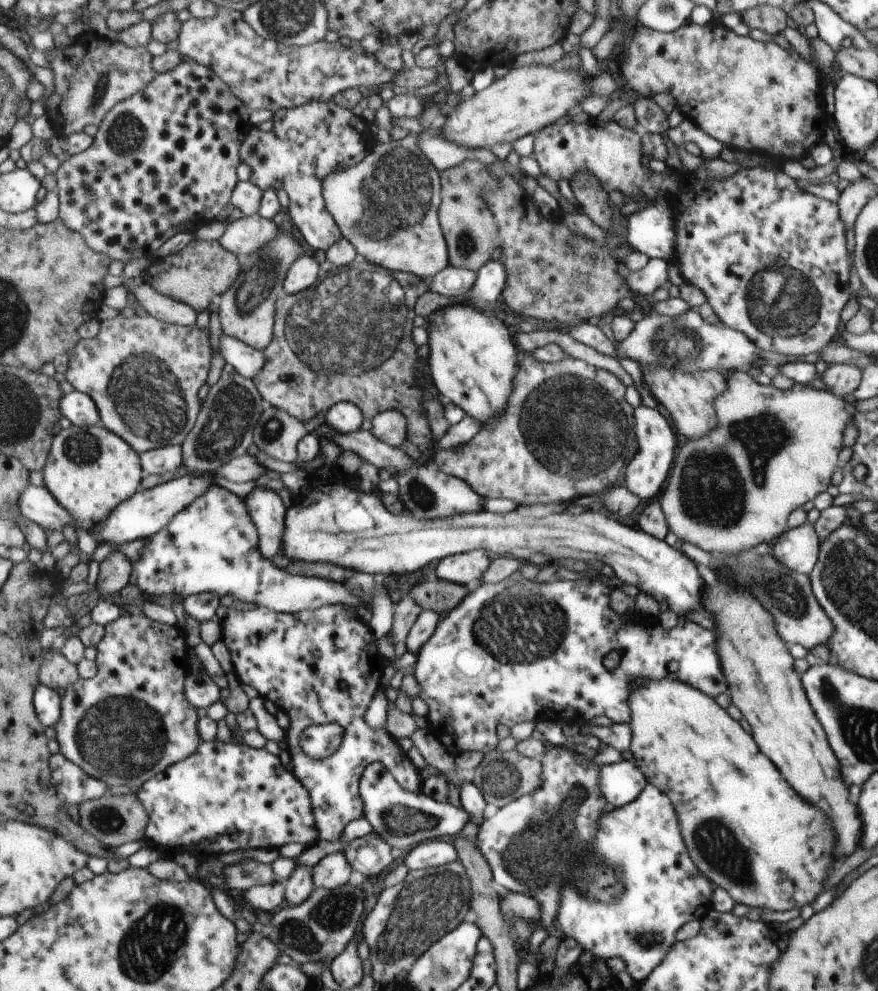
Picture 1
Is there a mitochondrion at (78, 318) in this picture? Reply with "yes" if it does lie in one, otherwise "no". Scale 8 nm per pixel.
no

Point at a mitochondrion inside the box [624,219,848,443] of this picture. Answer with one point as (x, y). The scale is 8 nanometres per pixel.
(783, 302)

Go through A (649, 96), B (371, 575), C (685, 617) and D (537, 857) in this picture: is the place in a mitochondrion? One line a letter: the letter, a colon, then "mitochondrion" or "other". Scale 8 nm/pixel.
A: other
B: other
C: other
D: mitochondrion

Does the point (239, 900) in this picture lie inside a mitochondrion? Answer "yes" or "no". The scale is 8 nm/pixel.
no

